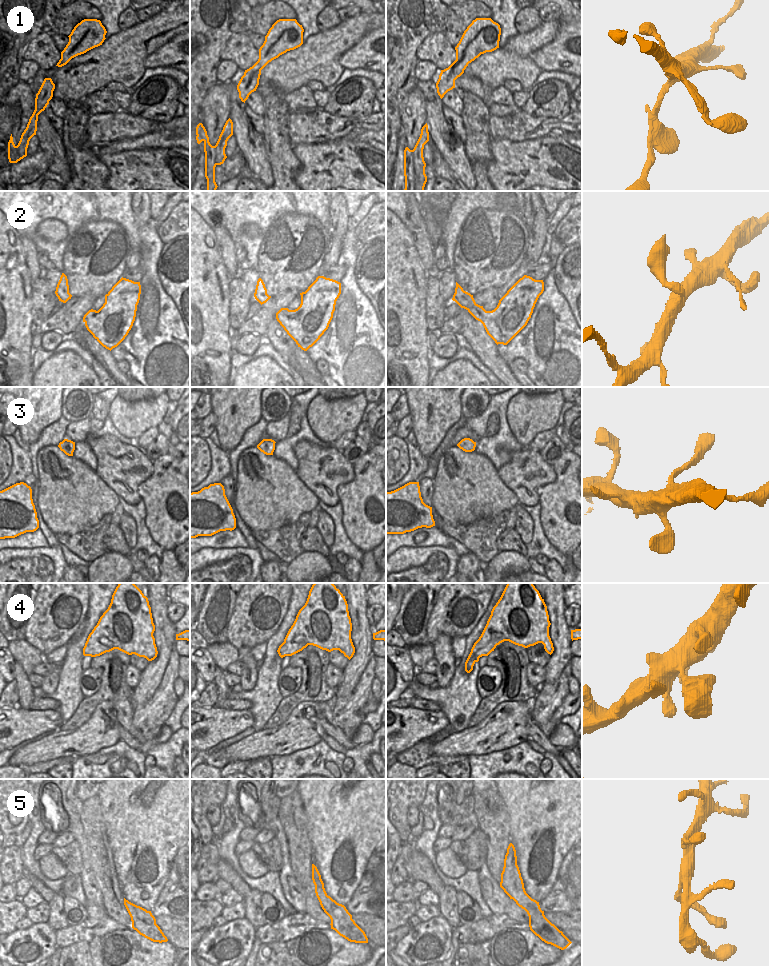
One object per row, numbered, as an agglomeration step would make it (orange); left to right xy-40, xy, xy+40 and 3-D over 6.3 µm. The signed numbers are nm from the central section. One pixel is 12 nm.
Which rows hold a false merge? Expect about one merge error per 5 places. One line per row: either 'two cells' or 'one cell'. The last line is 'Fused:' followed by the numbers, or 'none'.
1: two cells
2: one cell
3: one cell
4: one cell
5: one cell
Fused: 1

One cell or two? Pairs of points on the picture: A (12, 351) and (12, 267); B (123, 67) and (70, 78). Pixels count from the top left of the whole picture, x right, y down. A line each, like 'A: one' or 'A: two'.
A: one
B: one

